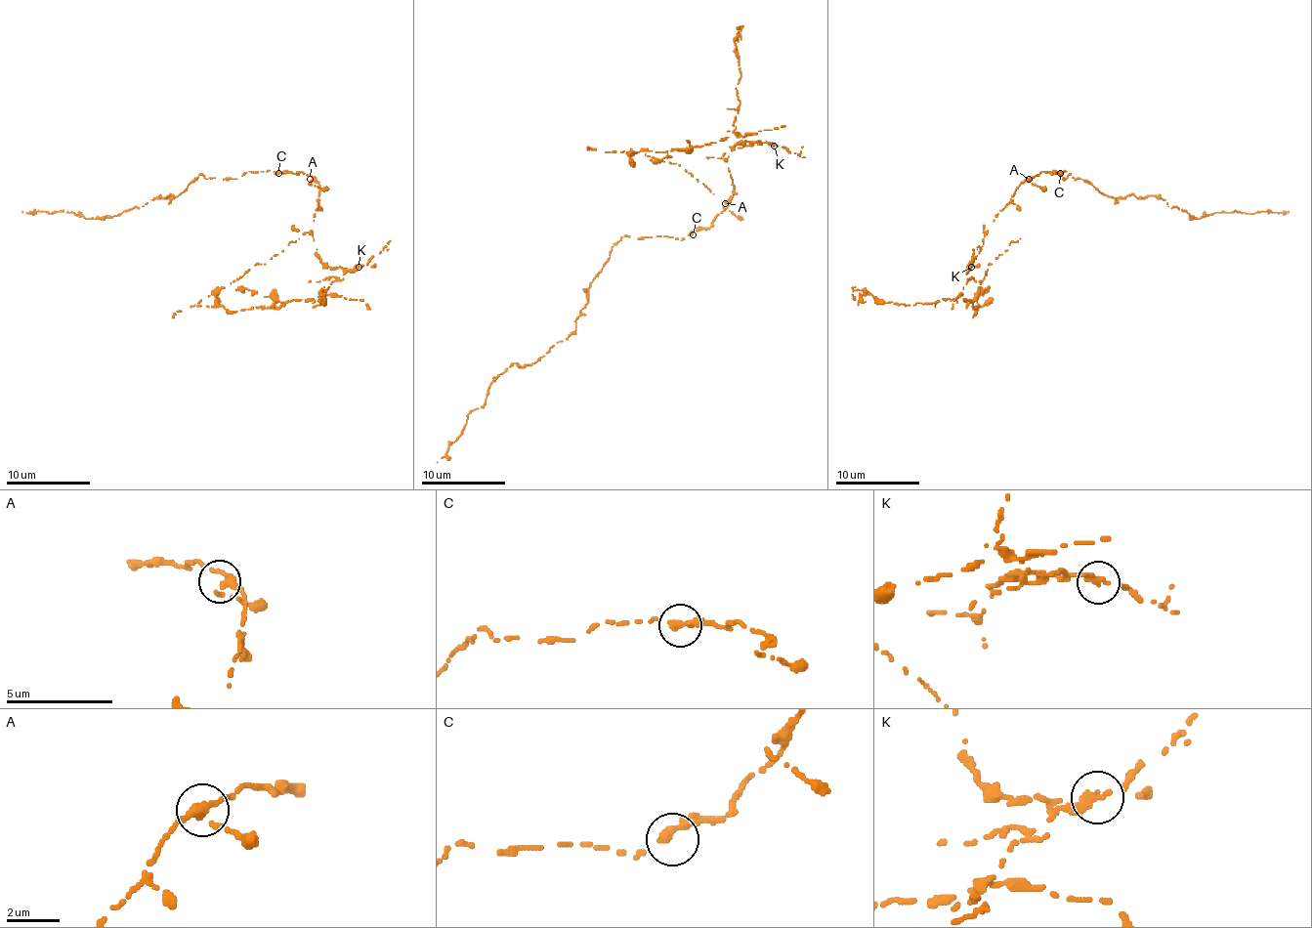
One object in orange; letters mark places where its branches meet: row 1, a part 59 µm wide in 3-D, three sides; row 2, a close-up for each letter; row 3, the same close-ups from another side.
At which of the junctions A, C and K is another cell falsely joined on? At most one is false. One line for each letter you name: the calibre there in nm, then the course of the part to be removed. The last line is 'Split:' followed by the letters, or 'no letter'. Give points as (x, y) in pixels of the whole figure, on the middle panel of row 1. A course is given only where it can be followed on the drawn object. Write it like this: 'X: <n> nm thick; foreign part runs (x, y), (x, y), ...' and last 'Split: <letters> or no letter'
K: 280 nm thick; foreign part runs (773, 146), (771, 142), (747, 142), (729, 131), (729, 138), (682, 150), (632, 152), (676, 163), (714, 194)
Split: K

